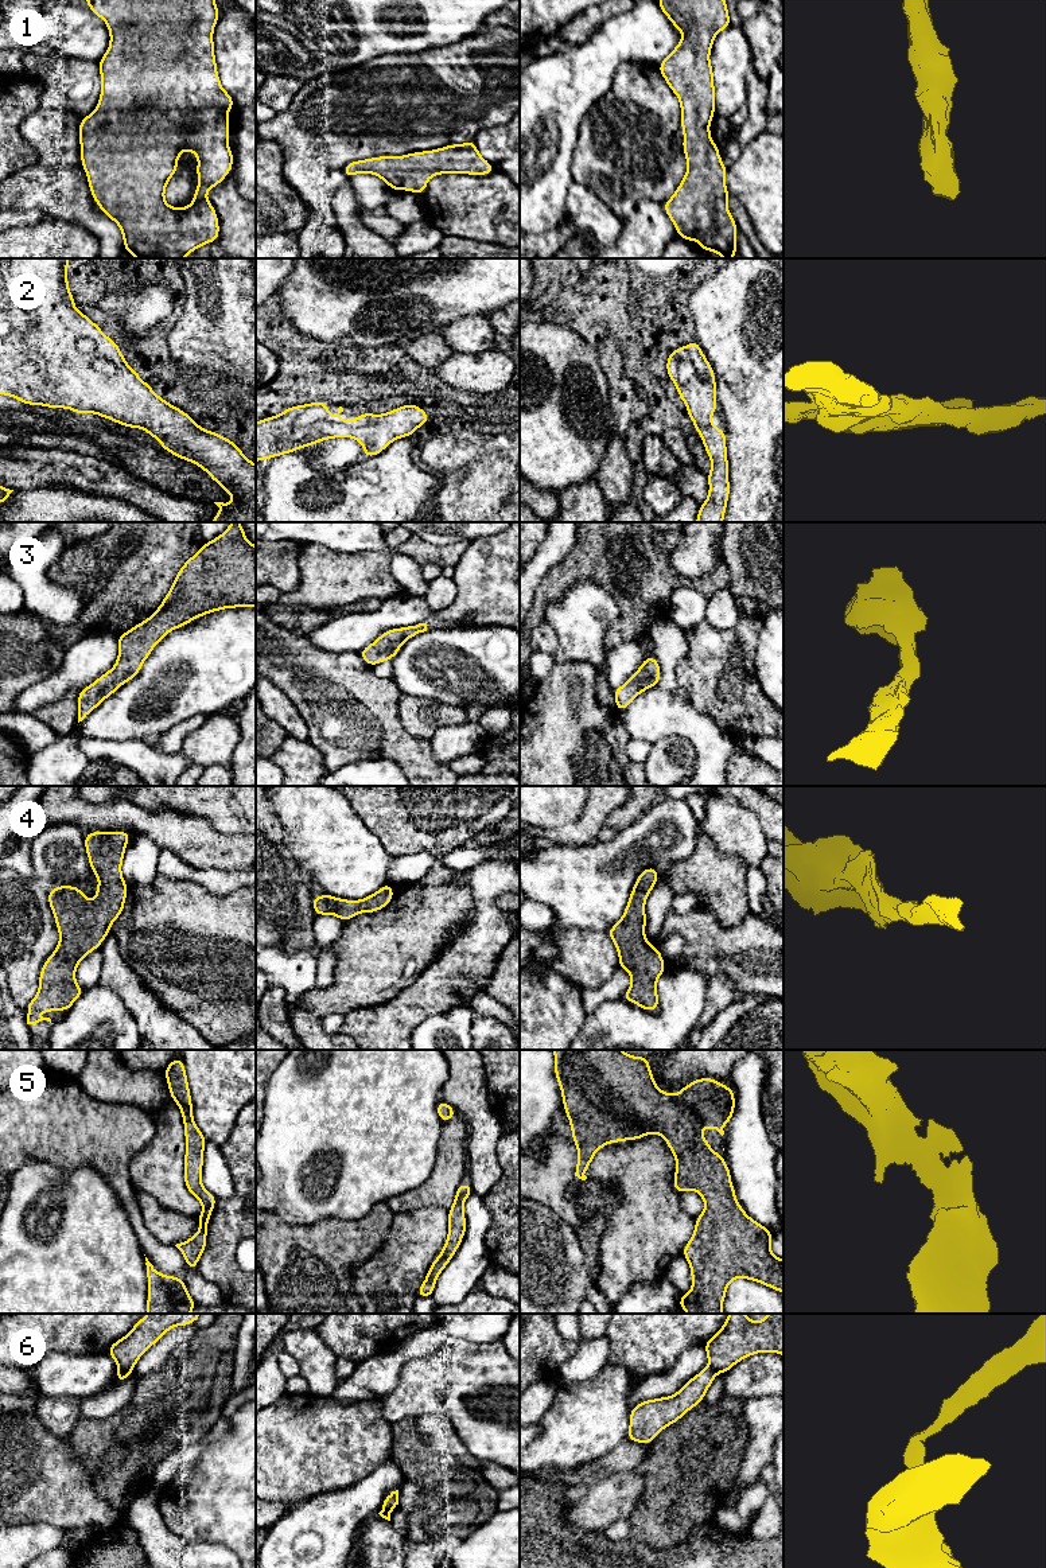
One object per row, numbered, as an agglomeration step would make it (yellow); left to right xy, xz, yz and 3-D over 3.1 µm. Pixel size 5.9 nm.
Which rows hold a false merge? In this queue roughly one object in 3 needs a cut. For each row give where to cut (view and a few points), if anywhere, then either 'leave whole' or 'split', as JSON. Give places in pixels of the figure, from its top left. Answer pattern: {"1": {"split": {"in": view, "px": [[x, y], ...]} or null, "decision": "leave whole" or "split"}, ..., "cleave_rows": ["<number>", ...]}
{"1": {"split": null, "decision": "leave whole"}, "2": {"split": null, "decision": "leave whole"}, "3": {"split": null, "decision": "leave whole"}, "4": {"split": null, "decision": "leave whole"}, "5": {"split": null, "decision": "leave whole"}, "6": {"split": {"in": "xy", "px": [[131, 1369], [119, 1372]]}, "decision": "split"}, "cleave_rows": ["6"]}

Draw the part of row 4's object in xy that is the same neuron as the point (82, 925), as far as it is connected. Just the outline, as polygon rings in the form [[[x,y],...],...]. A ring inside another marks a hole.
[[[124,830],[90,832],[85,834],[89,864],[100,880],[94,900],[88,900],[83,896],[83,891],[74,886],[62,884],[47,892],[61,939],[54,953],[42,966],[38,995],[26,1005],[26,1012],[69,1011],[71,1004],[85,992],[75,983],[75,969],[82,958],[102,943],[112,923],[124,911],[128,884],[121,875],[121,864],[131,837],[131,833]]]

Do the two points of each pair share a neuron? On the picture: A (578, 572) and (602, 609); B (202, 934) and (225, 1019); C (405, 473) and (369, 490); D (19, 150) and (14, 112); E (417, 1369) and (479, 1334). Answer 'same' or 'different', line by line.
A: different
B: same
C: same
D: same
E: different

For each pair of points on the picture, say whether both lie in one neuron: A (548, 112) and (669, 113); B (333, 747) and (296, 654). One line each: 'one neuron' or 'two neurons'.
A: two neurons
B: one neuron

